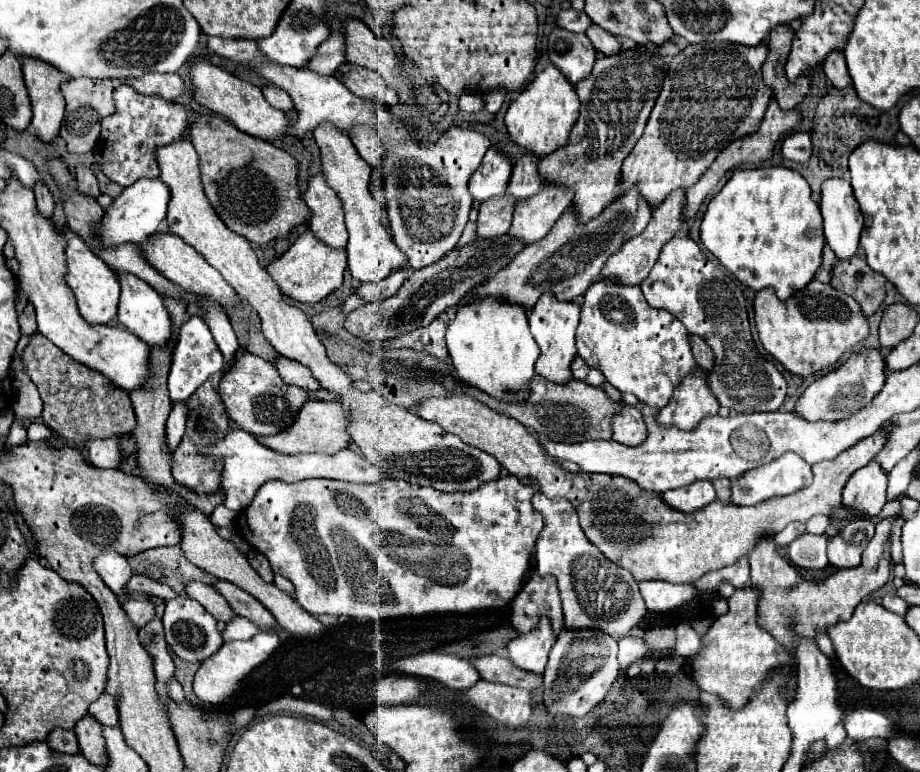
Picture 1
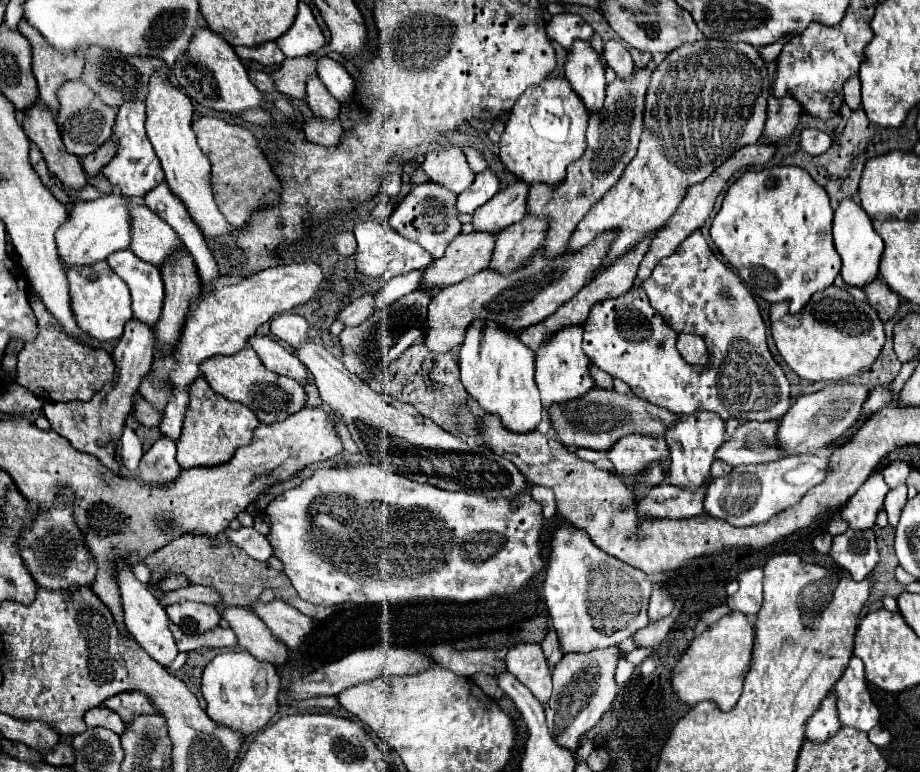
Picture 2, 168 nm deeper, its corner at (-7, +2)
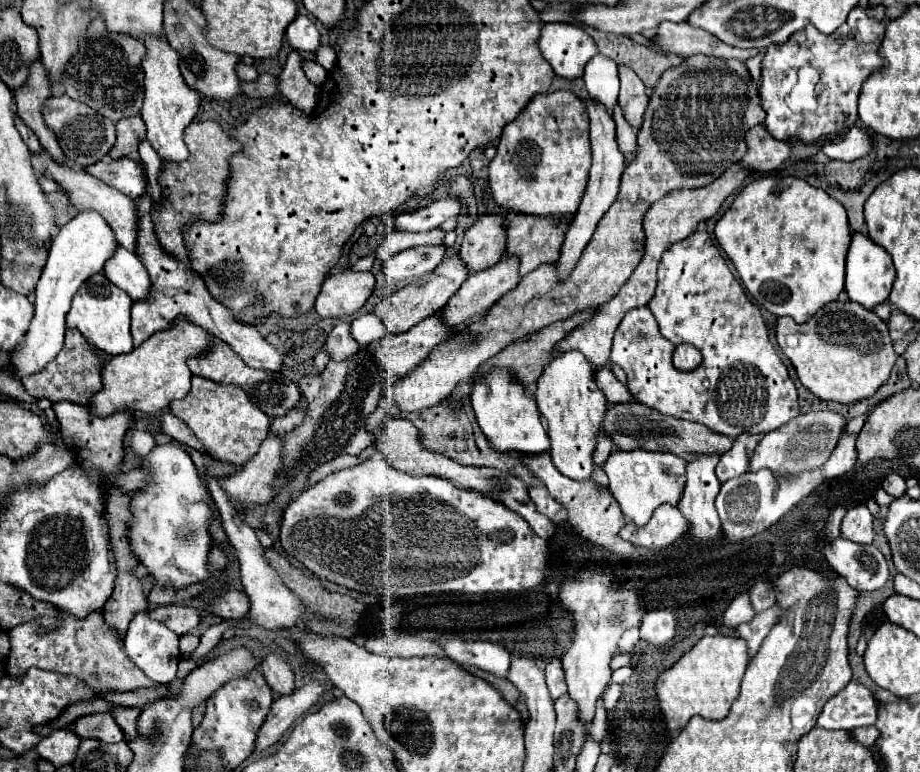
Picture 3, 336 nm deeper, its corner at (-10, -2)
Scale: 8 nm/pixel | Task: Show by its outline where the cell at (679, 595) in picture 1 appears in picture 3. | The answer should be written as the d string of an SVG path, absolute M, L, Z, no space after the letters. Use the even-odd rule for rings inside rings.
M651 610L643 616L641 638L661 646L675 636L675 616L669 610Z

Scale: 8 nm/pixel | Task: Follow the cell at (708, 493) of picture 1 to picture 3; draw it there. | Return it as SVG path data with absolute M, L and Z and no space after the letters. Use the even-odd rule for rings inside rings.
M661 504L645 526L637 528L633 522L629 522L625 528L621 528L619 536L647 550L659 550L673 544L687 532L687 528L689 522L681 516L681 510L675 504Z

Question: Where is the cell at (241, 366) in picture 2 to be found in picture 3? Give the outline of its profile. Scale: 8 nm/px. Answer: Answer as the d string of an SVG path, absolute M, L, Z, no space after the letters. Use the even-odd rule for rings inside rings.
M217 338L217 348L213 348L213 352L209 352L209 356L201 356L201 360L191 360L189 368L193 374L209 378L217 384L235 384L239 388L243 388L249 396L249 400L261 408L269 418L279 418L285 416L291 408L295 408L295 404L301 398L301 392L297 388L297 384L293 384L291 380L283 378L283 374L275 374L275 372L265 372L265 370L253 370L249 368L241 356L237 356L233 352L233 348L225 342L221 342Z

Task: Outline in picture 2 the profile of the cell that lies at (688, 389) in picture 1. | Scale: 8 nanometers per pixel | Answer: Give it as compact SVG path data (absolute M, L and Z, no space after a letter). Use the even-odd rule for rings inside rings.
M696 412L688 416L678 416L678 422L668 428L666 442L672 456L672 466L668 472L668 482L676 488L696 492L696 488L702 488L708 480L712 480L710 466L714 462L716 450L724 444L724 422L714 412Z

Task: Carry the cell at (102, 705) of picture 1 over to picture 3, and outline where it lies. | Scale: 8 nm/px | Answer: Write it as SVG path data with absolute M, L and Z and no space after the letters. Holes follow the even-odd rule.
M109 712L105 714L91 714L77 718L69 730L77 732L81 738L99 738L105 742L123 742L125 734L119 728L119 724L113 720Z

